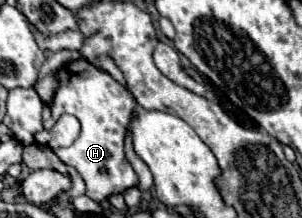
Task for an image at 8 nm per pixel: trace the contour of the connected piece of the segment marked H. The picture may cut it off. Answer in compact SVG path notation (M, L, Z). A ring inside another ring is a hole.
M71 60L57 72L59 86L51 102L51 120L43 122L49 130L63 114L73 114L81 122L81 134L69 148L55 148L55 156L67 166L73 166L87 184L87 196L95 202L103 202L113 194L121 194L131 186L139 184L135 170L123 156L123 132L131 118L131 94L113 76L107 76L101 68L87 60Z

